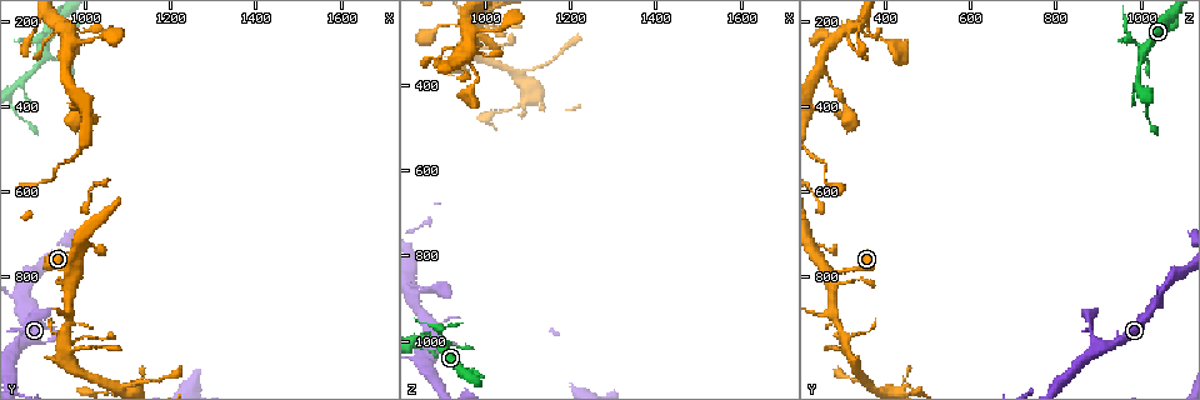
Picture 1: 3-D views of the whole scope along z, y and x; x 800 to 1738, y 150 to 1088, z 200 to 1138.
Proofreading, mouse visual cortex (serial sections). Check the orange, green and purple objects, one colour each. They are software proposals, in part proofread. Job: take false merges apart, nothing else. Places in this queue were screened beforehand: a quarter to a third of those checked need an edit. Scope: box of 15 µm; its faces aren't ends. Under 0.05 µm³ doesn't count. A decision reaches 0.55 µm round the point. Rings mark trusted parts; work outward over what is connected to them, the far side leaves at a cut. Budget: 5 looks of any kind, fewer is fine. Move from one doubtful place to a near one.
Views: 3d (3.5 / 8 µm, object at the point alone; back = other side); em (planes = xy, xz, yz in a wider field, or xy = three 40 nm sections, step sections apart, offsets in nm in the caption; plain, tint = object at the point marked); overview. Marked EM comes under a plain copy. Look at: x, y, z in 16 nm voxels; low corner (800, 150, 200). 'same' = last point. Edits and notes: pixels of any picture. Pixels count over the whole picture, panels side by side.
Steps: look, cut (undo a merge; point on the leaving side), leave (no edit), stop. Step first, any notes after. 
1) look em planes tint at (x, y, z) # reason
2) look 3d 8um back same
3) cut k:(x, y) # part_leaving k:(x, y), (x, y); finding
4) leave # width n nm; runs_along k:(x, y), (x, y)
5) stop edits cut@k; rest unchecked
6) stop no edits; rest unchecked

look 3d 3.5um back at (895, 245, 980) # thick turns thin

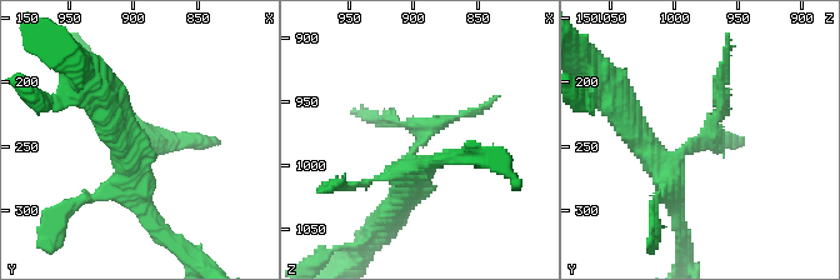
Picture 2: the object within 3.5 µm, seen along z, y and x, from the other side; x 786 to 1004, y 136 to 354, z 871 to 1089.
look em xy step 1 tint at (898, 248, 982)

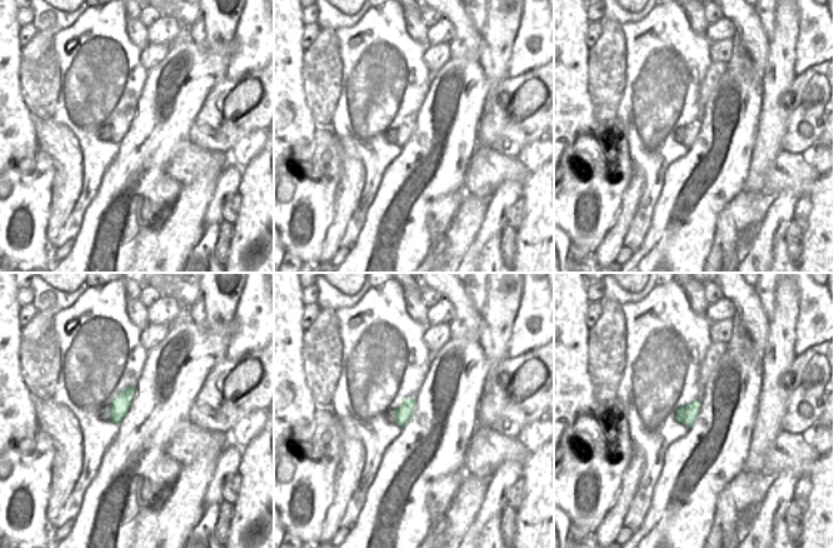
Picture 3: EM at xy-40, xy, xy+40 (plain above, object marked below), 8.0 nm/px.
look em xy step 2 tint same

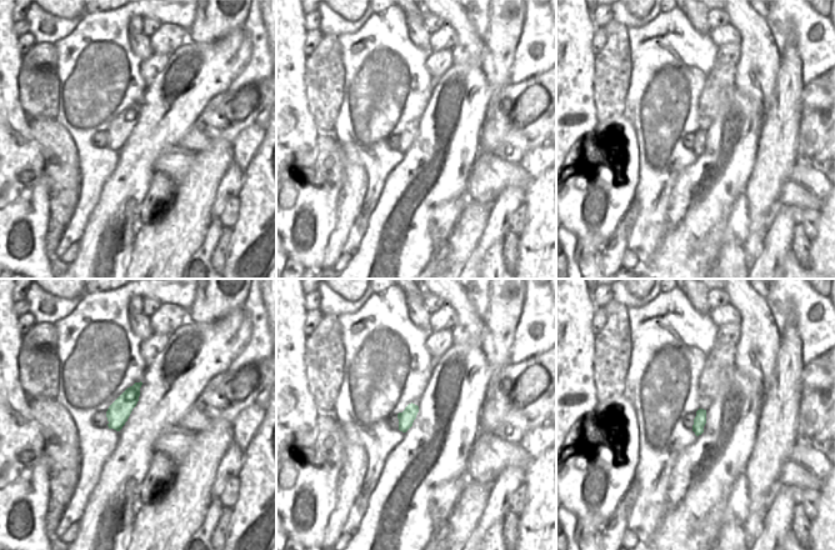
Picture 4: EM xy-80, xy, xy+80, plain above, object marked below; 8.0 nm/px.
leave # runs_along 2:(640, 139), (663, 170), (714, 131), (724, 93); continuous, no second cell

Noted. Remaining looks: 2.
look 3d 3.5um at (955, 885, 275) # abrupt turn

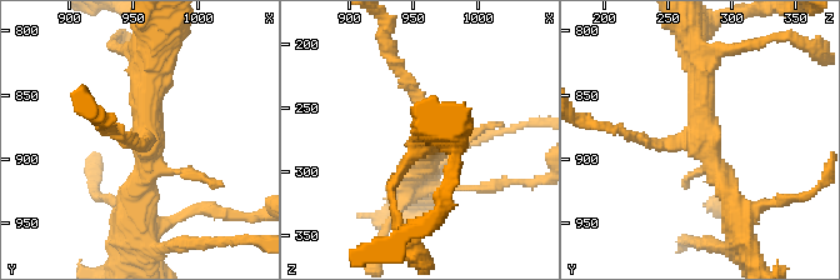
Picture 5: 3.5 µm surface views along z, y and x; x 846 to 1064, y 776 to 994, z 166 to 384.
look em xy step 3 tint at (960, 882, 280) # now the EM

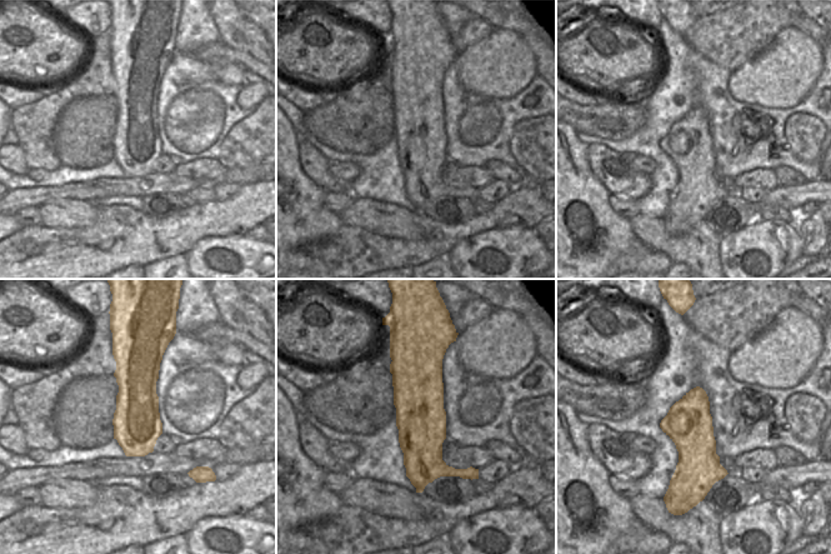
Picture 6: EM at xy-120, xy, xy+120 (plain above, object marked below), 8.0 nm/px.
leave # runs_along 5:(695, 53), (704, 138), (736, 210); continuous, no second cell

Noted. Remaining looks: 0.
stop no edits; rest unchecked

